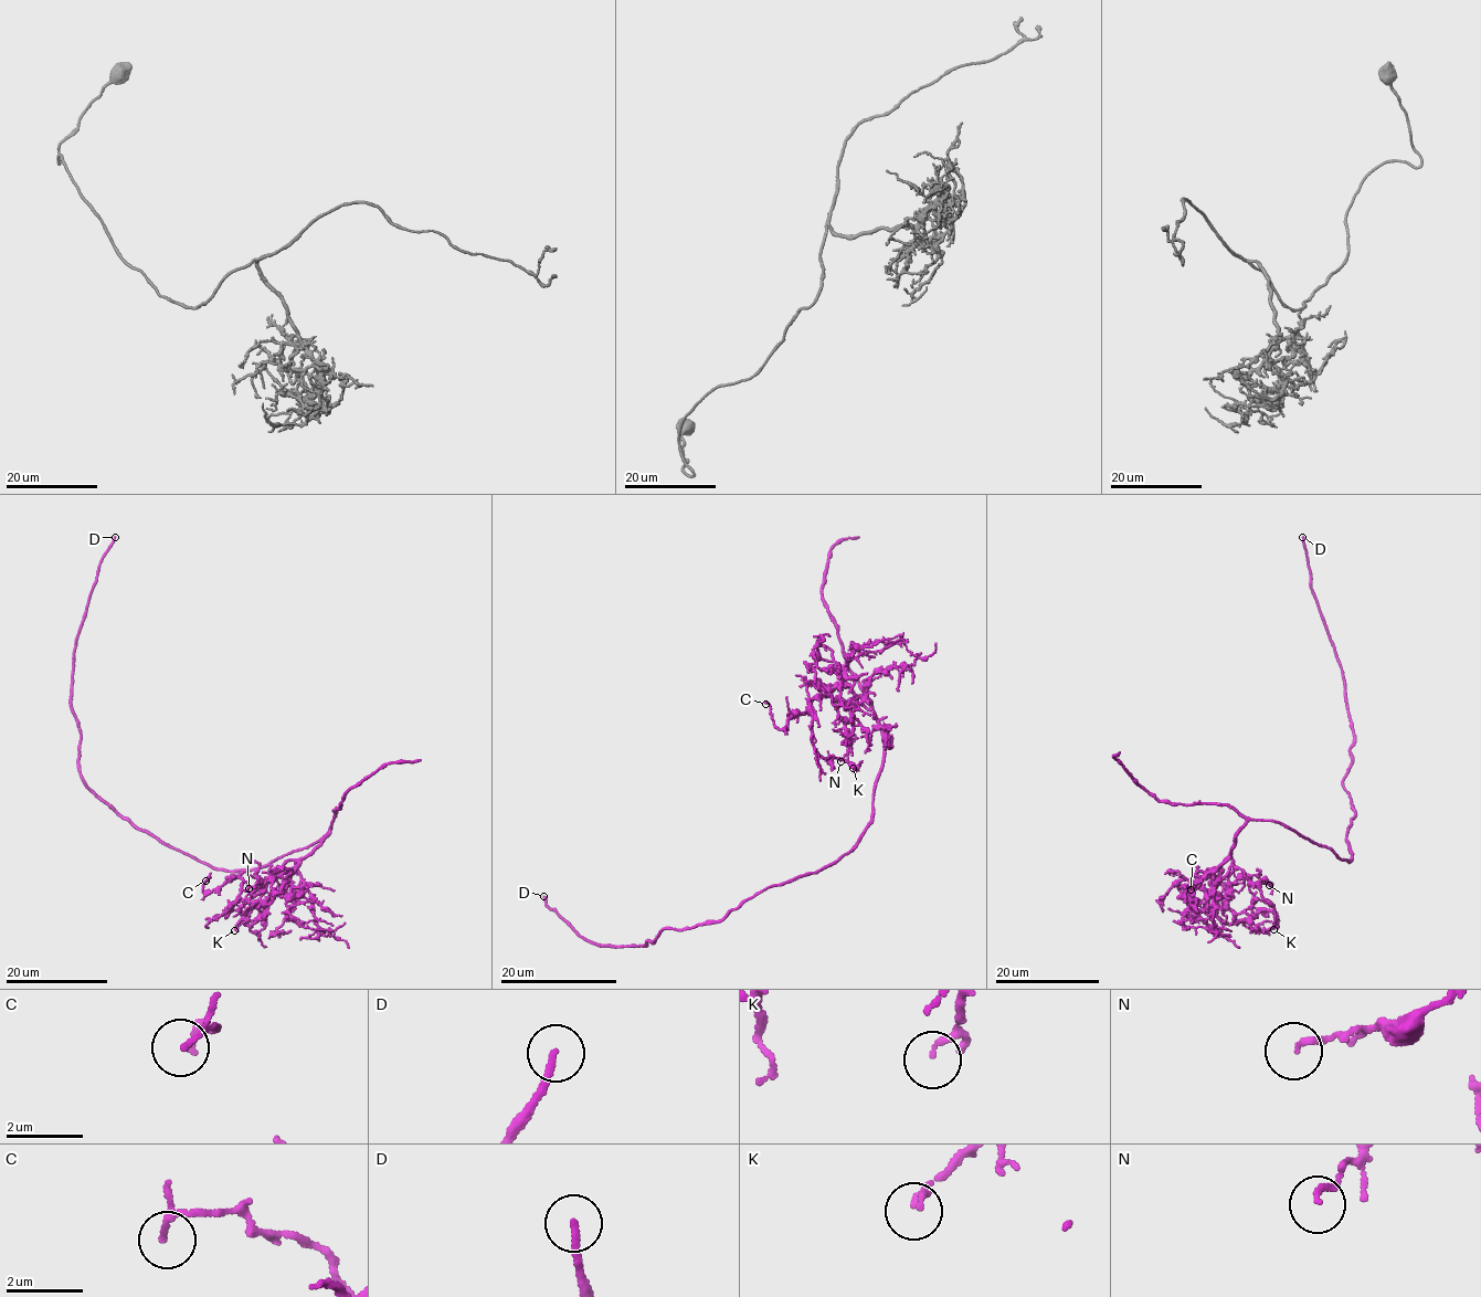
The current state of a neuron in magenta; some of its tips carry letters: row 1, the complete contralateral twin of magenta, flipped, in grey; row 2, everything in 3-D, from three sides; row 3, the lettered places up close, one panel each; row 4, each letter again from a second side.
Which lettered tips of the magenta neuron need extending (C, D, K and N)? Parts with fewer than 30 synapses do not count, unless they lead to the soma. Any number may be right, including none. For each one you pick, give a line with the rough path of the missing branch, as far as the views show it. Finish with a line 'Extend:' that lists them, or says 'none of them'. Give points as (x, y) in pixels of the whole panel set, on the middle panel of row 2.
Extend: D

